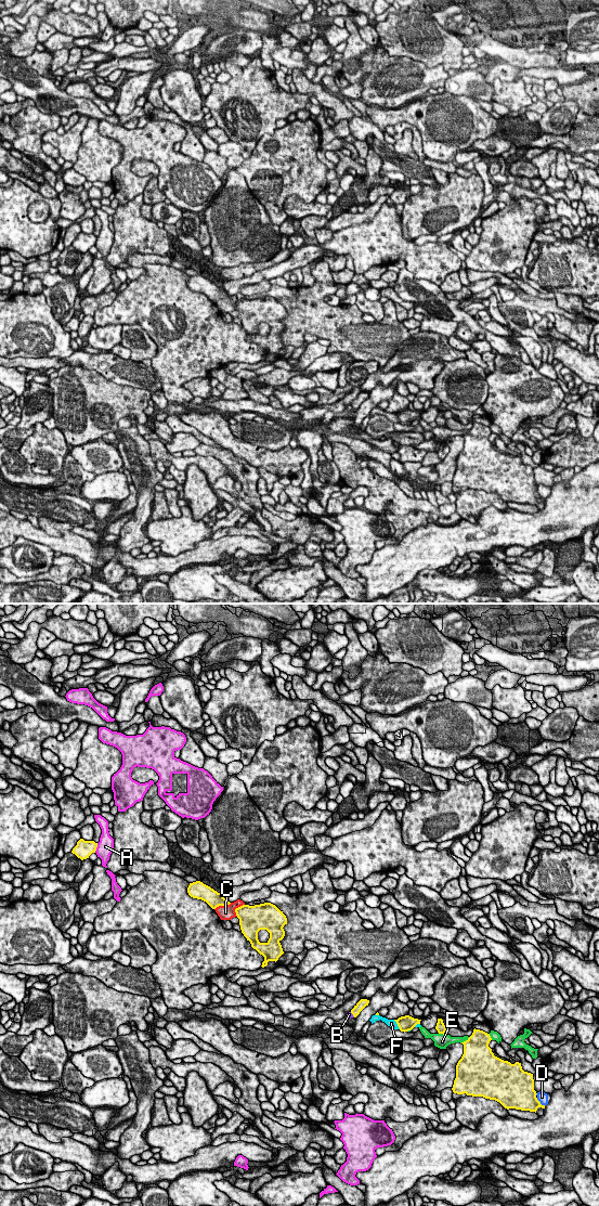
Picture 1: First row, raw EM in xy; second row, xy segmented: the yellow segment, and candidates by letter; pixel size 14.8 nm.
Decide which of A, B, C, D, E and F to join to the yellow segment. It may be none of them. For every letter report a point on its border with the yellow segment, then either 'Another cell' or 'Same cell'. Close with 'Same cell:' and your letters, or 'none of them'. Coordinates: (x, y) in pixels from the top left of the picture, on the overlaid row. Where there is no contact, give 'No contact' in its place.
A: Touches yellow at xy (96, 846). Another cell
B: Touches yellow at xy (352, 1013). Another cell
C: Touches yellow at xy (222, 905). Another cell
D: Touches yellow at xy (539, 1102). Another cell
E: Touches yellow at xy (466, 1040). Another cell
F: Touches yellow at xy (396, 1023). Another cell
Same cell: none of them

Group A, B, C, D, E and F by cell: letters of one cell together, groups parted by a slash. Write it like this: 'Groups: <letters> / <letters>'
Groups: A / B E F / C / D

